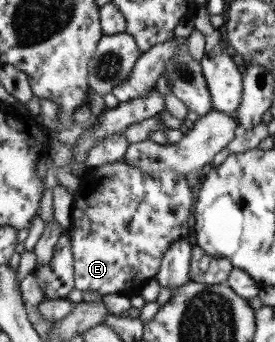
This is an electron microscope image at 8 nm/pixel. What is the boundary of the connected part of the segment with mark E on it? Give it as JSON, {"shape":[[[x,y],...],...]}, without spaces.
{"shape":[[[125,157],[114,162],[107,162],[104,166],[92,165],[90,167],[89,171],[87,171],[86,180],[91,187],[91,192],[84,194],[84,196],[80,196],[82,204],[78,202],[76,208],[73,208],[72,212],[74,227],[70,235],[72,252],[75,258],[75,288],[81,291],[89,290],[98,296],[107,296],[110,294],[135,296],[136,294],[141,294],[149,280],[154,279],[159,273],[165,252],[172,248],[173,244],[176,243],[178,239],[185,239],[192,233],[194,224],[193,215],[197,200],[192,191],[192,187],[190,188],[188,180],[184,177],[185,175],[186,174],[176,174],[173,170],[165,170],[163,174],[158,174],[158,172],[155,172],[155,174],[145,174],[137,165],[130,164],[129,160],[125,160]]]}

